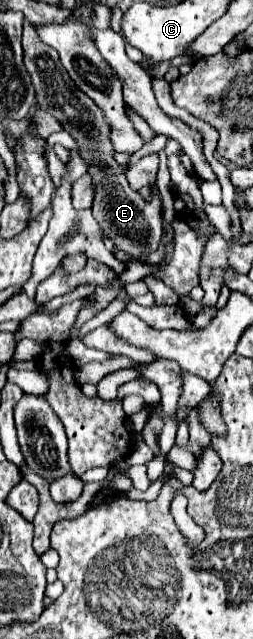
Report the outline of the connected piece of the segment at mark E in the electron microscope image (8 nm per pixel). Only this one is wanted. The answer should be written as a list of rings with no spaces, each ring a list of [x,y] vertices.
[[[24,21],[22,45],[24,45],[24,63],[36,87],[38,107],[54,115],[64,125],[64,129],[76,139],[82,159],[90,163],[88,173],[94,177],[94,189],[96,189],[94,205],[92,205],[94,219],[100,223],[102,231],[106,231],[108,239],[114,245],[122,245],[122,249],[126,249],[128,253],[146,253],[150,249],[156,249],[162,237],[160,195],[154,193],[154,201],[146,205],[146,201],[138,197],[138,191],[130,189],[124,175],[126,167],[118,165],[112,159],[114,149],[110,145],[106,119],[102,117],[102,113],[98,113],[98,107],[94,107],[94,103],[68,79],[66,69],[62,69],[62,63],[58,61],[58,53],[50,45],[40,41],[36,27],[30,21]]]

